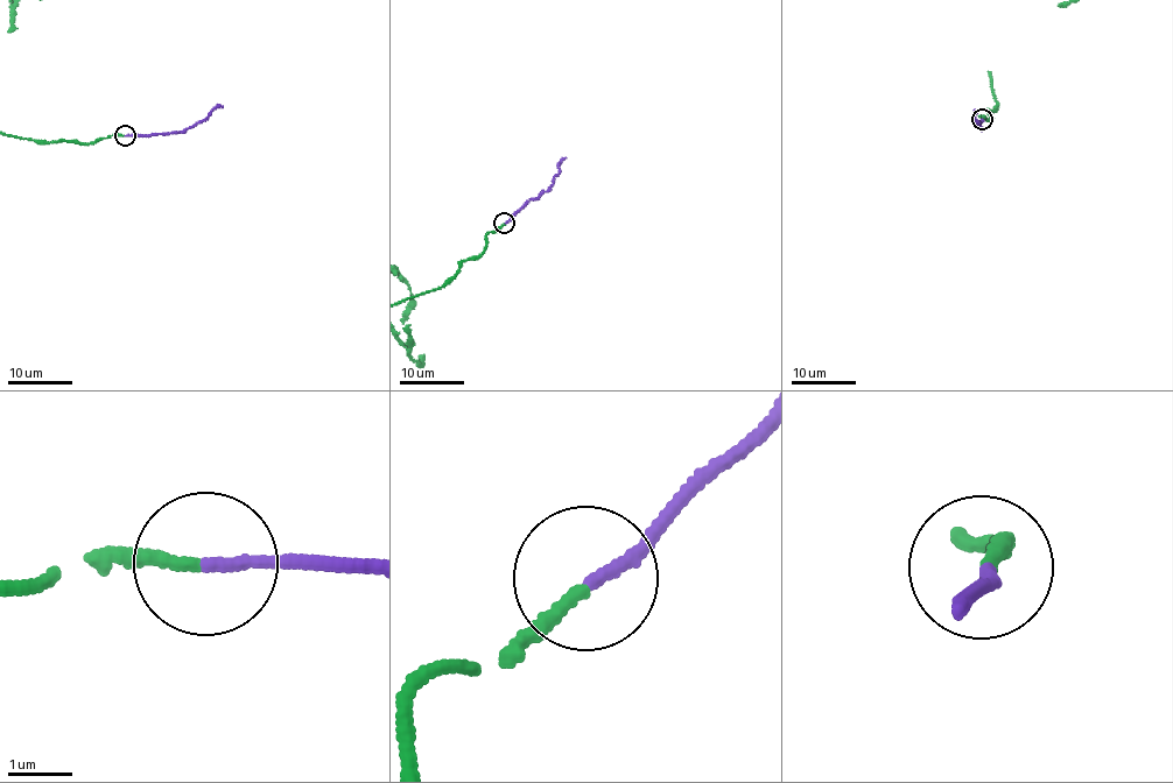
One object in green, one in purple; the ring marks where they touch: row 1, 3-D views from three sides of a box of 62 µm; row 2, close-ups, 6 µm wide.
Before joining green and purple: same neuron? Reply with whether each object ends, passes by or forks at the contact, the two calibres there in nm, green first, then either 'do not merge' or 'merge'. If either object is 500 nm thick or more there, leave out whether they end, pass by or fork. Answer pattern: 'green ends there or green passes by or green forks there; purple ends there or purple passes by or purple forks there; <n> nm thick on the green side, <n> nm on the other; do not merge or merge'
green ends there; purple ends there; 200 nm thick on the green side, 190 nm on the other; merge

